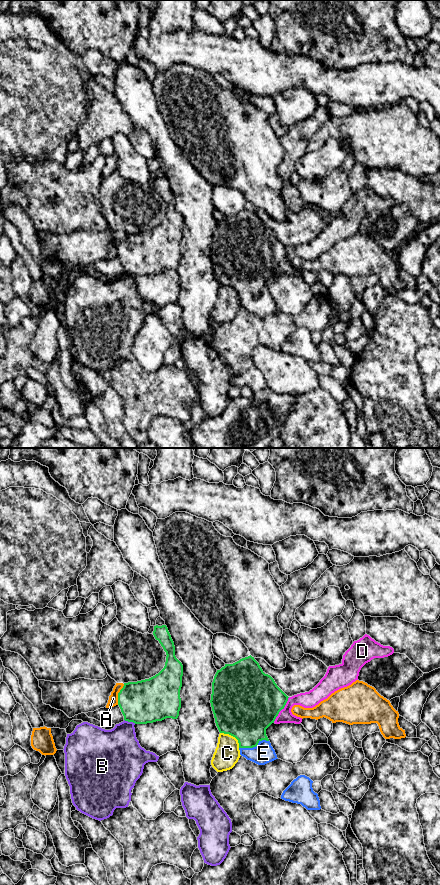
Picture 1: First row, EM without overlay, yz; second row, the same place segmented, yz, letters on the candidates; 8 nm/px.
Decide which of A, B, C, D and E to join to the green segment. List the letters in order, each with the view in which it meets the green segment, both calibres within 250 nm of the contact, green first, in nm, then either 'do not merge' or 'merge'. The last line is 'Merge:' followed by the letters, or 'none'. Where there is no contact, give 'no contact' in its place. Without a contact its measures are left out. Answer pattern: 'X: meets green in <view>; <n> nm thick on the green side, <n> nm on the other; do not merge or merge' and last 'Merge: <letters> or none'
A: meets green in yz; 340 nm thick on the green side, 80 nm on the other; do not merge
B: meets green in yz; 340 nm thick on the green side, 340 nm on the other; do not merge
C: meets green in yz; 500 nm thick on the green side, 200 nm on the other; do not merge
D: meets green in yz; 480 nm thick on the green side, 130 nm on the other; do not merge
E: meets green in yz; 380 nm thick on the green side, 170 nm on the other; merge
Merge: E

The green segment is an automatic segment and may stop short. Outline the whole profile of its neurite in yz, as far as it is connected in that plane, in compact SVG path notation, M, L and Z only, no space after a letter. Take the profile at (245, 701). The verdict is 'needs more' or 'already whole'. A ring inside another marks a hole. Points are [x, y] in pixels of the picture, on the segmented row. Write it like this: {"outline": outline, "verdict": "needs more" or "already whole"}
{"outline": "M250 655L217 670L210 703L219 732L238 740L241 756L265 765L278 759L266 729L288 698Z", "verdict": "needs more"}

